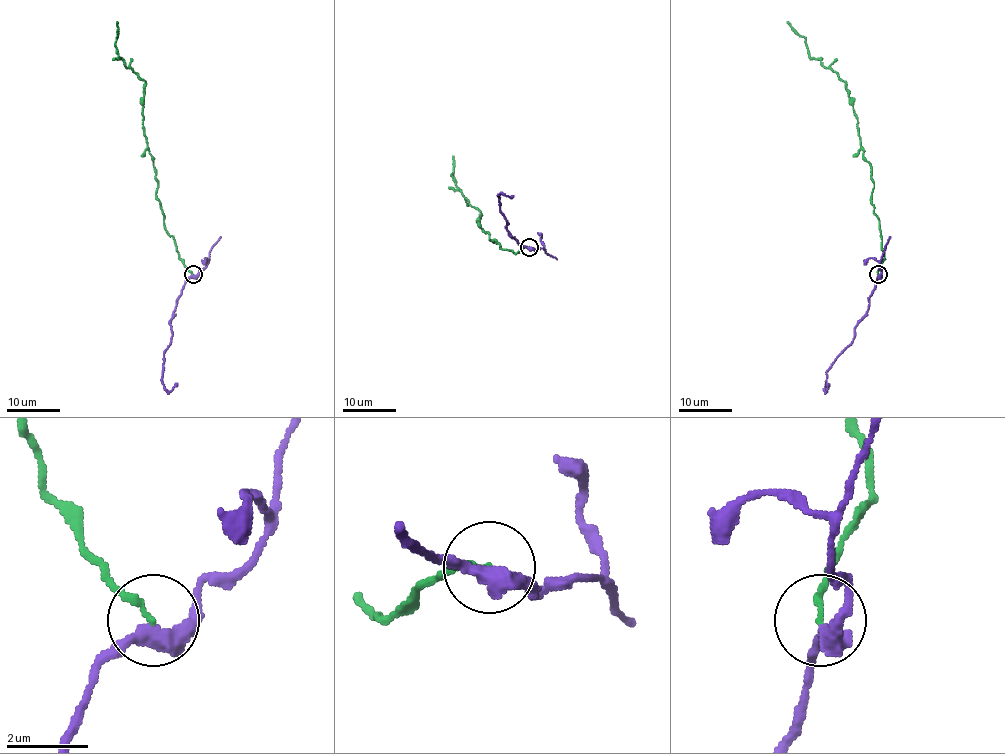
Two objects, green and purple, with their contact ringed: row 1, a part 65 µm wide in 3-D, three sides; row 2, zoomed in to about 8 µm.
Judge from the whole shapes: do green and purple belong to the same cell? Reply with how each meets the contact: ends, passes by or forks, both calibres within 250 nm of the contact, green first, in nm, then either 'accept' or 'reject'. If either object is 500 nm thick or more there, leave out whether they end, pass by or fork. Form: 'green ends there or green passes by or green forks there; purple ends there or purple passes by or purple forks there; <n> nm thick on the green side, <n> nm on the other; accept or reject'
green ends there; purple passes by; 140 nm thick on the green side, 380 nm on the other; reject

